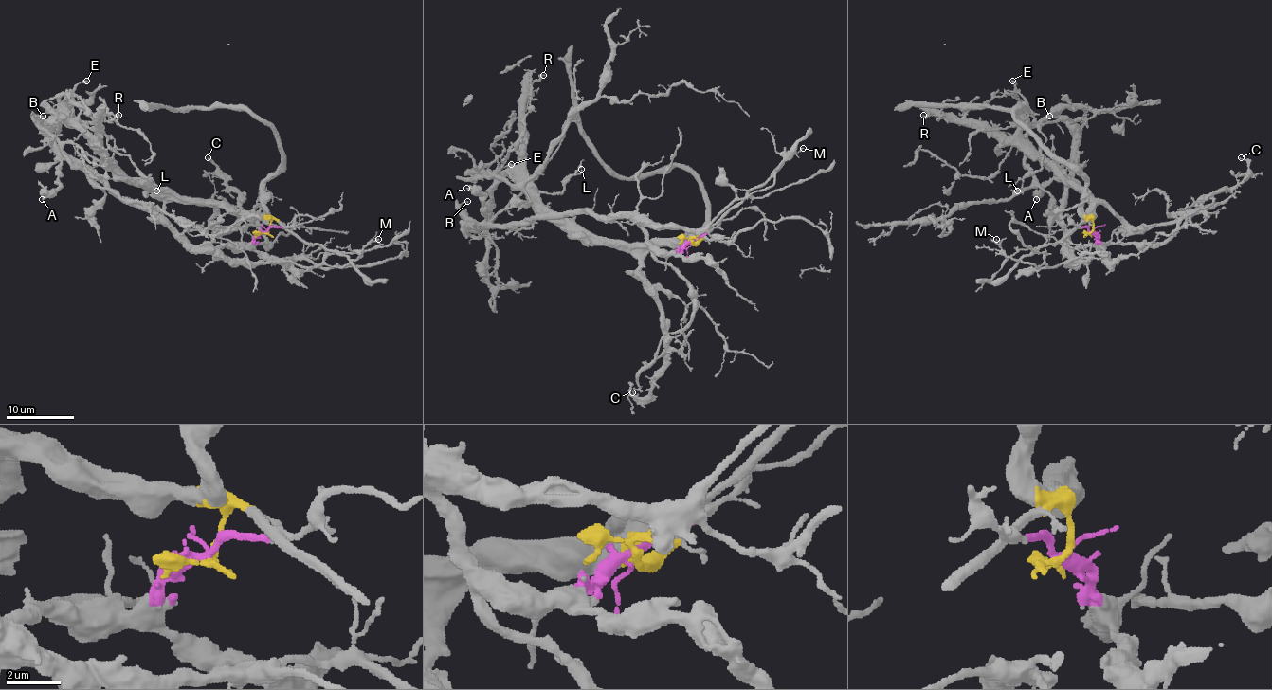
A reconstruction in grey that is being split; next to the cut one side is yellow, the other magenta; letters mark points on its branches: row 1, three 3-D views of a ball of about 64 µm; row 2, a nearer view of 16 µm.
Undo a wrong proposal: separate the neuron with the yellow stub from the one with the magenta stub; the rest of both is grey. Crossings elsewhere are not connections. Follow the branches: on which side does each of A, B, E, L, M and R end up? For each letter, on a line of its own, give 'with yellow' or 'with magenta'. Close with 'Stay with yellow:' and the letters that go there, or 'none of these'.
A: with magenta
B: with magenta
E: with yellow
L: with magenta
M: with magenta
R: with yellow
Stay with yellow: E, R

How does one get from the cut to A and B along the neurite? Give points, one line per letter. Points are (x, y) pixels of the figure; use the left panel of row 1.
A: (265, 231), (247, 245), (192, 246), (158, 216), (121, 201), (96, 175), (64, 160), (60, 186), (41, 199)
B: (265, 231), (247, 245), (192, 246), (158, 216), (121, 201), (87, 173), (36, 116), (43, 116)

